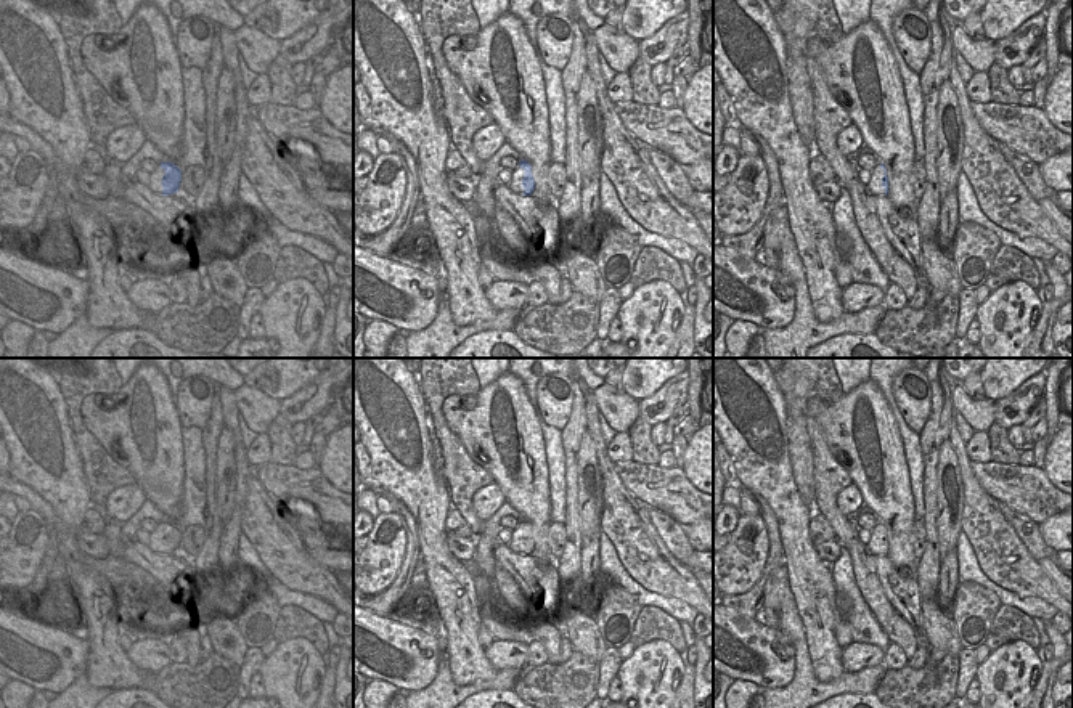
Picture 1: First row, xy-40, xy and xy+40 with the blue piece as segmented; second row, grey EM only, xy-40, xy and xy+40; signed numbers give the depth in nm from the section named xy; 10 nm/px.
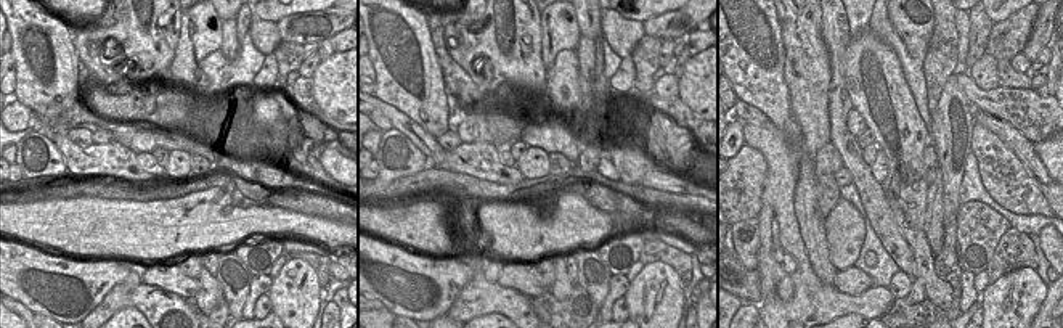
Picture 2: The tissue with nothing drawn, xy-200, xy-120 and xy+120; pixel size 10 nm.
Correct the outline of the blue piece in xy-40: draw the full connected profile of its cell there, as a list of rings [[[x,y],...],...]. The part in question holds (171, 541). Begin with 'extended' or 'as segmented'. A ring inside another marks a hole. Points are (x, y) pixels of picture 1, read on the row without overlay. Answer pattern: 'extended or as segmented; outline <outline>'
as segmented; outline [[[161,522],[161,528],[164,528],[165,535],[162,536],[162,555],[169,555],[178,552],[182,541],[182,530],[172,522]]]

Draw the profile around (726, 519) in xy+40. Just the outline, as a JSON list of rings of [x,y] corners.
[[[723,504],[713,520],[713,533],[715,535],[729,535],[731,531],[734,531],[739,515],[740,515],[739,509],[729,506],[729,504]]]

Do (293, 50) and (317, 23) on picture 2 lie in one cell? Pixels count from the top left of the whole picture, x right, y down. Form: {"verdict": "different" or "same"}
{"verdict": "different"}

